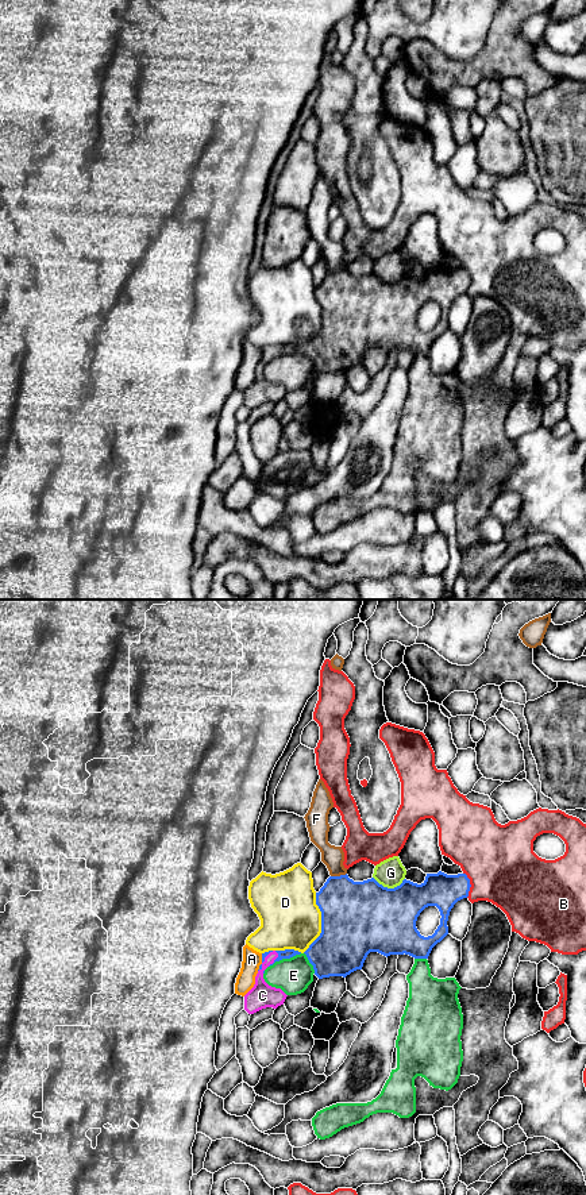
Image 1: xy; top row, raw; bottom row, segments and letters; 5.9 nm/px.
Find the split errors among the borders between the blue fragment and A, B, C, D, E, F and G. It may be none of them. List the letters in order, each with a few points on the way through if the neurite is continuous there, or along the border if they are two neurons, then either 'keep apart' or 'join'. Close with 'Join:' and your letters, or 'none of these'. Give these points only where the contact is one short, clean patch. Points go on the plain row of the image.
A: along xy (262, 349), (262, 357), (257, 365) | keep apart
B: keep apart
C: join
D: keep apart
E: keep apart
F: along xy (346, 268), (331, 272) | keep apart
G: keep apart
Join: C

